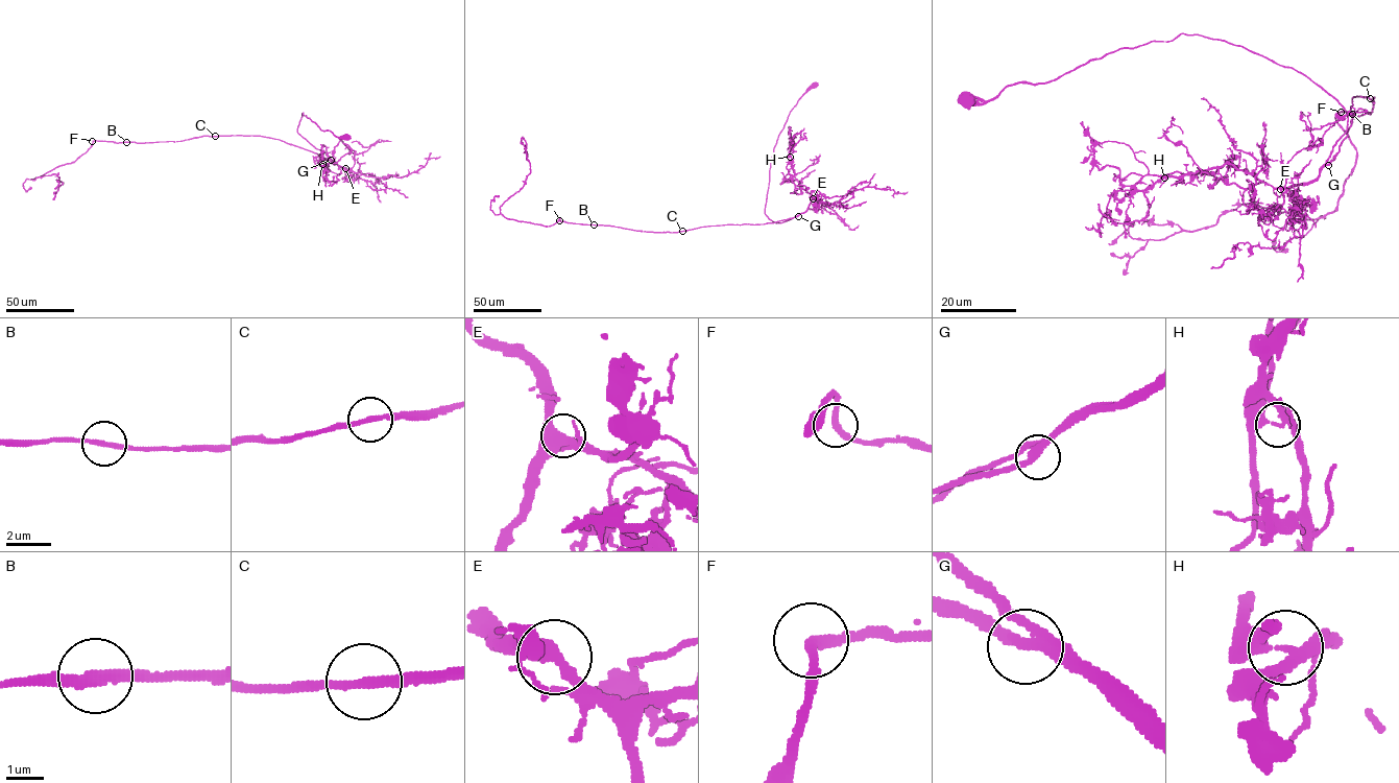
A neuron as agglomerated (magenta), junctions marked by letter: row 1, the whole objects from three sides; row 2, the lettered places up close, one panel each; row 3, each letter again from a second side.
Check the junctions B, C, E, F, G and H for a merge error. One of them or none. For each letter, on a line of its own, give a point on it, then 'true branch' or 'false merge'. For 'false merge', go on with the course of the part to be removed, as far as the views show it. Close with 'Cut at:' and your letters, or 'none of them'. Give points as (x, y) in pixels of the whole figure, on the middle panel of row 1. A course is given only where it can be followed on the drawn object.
B: (594, 224) | true branch
C: (682, 231) | true branch
E: (813, 198) | true branch
F: (559, 220) | true branch
G: (798, 216) | true branch
H: (790, 157) | false merge | (790, 157), (786, 168), (792, 181), (795, 186), (809, 187), (806, 189)
Cut at: H

